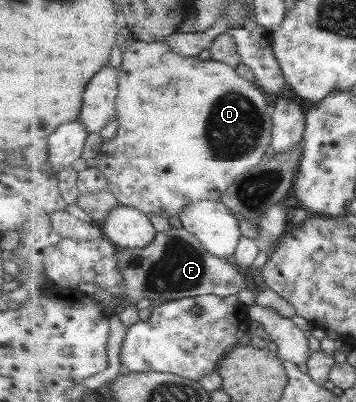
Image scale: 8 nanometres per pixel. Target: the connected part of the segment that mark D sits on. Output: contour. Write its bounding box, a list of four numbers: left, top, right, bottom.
[98,39,274,222]

